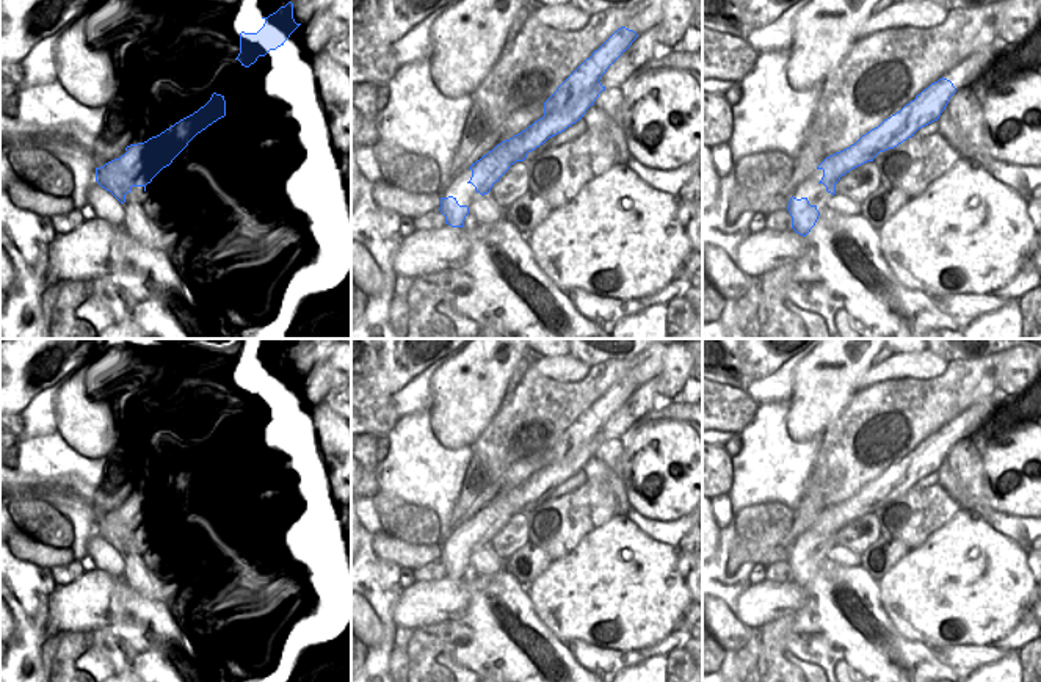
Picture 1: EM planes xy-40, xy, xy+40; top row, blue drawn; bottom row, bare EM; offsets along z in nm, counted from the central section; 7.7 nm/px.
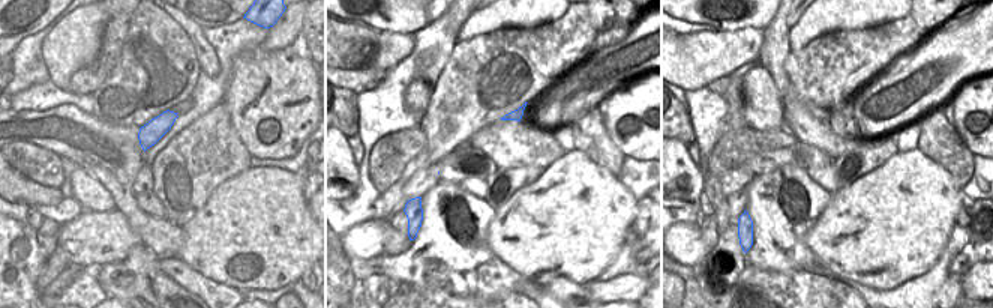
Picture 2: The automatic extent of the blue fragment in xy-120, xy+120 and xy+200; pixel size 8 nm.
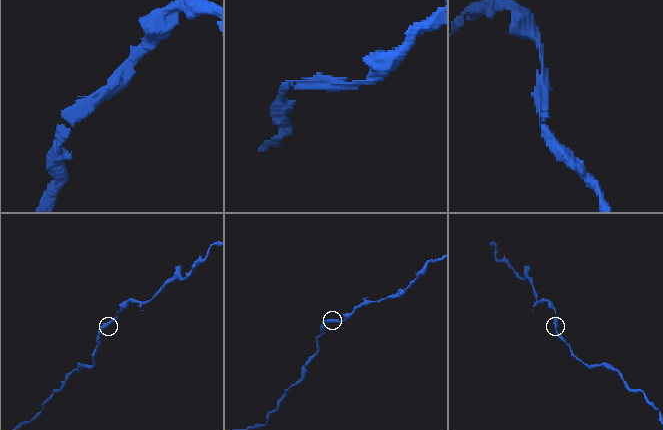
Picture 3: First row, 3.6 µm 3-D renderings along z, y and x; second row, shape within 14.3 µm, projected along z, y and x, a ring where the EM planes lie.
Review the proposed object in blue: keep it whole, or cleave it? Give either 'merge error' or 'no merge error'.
merge error

